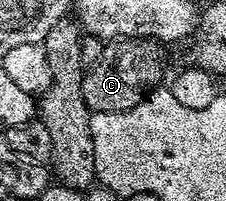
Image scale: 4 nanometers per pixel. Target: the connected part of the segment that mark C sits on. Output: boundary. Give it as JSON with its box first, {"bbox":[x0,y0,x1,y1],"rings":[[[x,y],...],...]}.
{"bbox":[82,40,162,113],"rings":[[[107,40],[100,60],[82,73],[84,102],[91,113],[129,112],[137,109],[142,95],[158,84],[162,76],[159,45],[152,40]]]}

